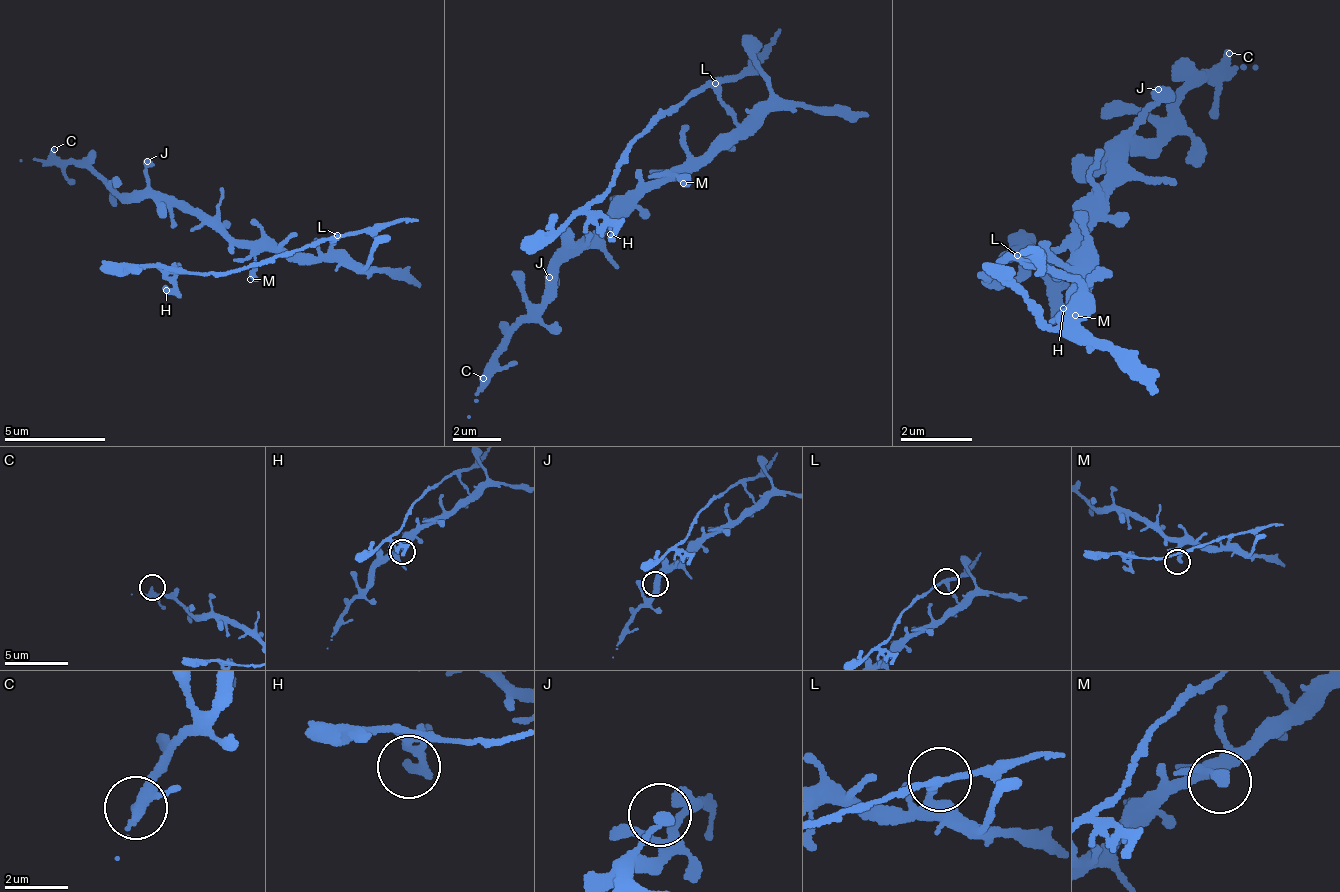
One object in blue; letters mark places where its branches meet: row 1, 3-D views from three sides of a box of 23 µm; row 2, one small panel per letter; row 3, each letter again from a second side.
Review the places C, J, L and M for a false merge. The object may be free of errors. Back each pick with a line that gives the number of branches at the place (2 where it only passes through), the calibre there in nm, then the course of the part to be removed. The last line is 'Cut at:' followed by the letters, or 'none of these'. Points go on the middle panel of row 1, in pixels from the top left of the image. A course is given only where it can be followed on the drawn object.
L: 3 | 190 nm | (716, 84), (693, 88), (645, 128), (603, 194), (519, 247)
Cut at: L

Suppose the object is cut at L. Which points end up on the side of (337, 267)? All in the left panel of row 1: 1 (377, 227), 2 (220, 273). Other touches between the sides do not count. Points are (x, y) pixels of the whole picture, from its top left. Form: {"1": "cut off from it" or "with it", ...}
{"1": "cut off from it", "2": "cut off from it"}

